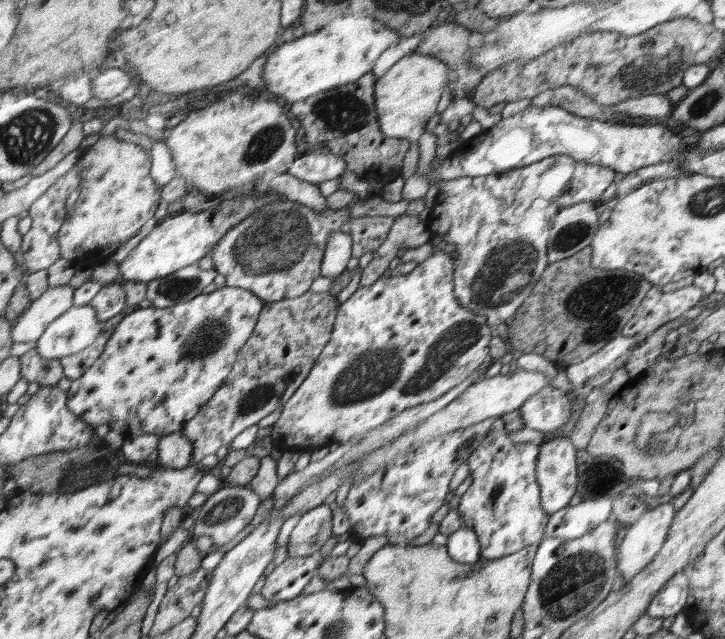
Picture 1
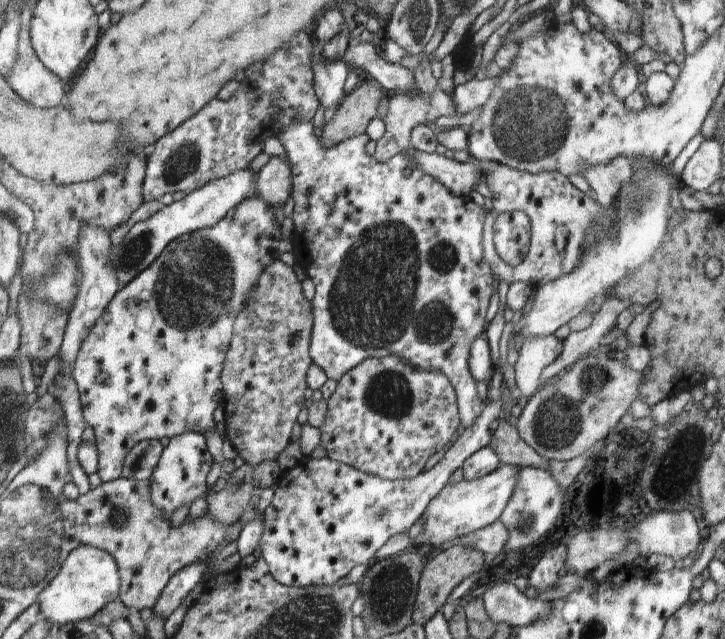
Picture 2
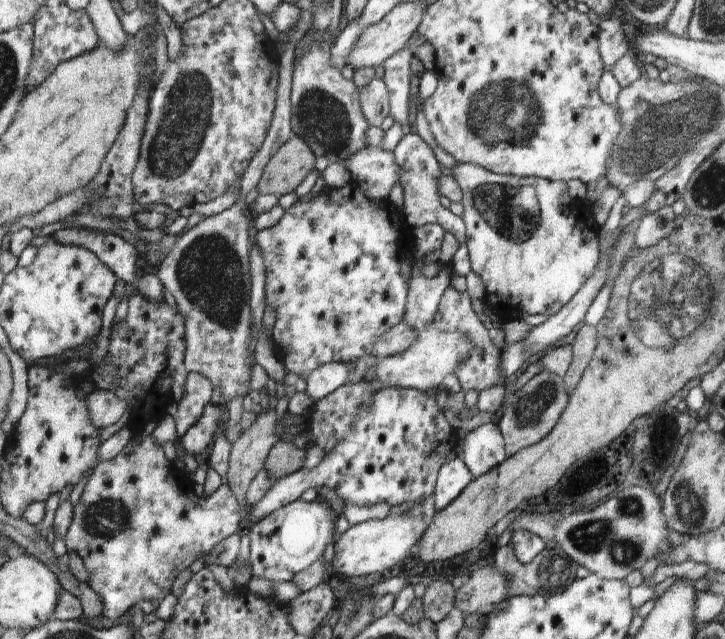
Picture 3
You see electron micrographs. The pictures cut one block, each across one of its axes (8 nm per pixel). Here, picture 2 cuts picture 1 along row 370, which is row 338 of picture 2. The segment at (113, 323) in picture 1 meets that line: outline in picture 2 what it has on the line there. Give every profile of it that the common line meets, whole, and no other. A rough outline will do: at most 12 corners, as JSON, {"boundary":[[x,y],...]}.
{"boundary":[[79,234],[81,281],[58,355],[71,376],[89,330],[119,291],[111,238]]}

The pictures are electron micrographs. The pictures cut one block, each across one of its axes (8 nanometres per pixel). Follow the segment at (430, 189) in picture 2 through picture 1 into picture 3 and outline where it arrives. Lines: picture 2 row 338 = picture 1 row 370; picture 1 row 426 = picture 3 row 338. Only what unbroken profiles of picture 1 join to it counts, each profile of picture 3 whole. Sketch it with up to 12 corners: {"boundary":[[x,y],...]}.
{"boundary":[[354,180],[253,234],[286,372],[402,322],[415,238]]}

